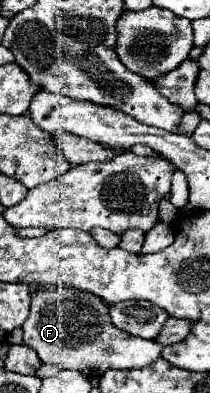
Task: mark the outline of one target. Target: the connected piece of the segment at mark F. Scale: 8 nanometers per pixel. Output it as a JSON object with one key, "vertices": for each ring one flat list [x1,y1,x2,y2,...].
{"vertices":[[50,285,50,289,44,287,34,291,30,313,22,331,24,343,38,353,42,363,52,363,60,369,76,369,88,377,108,369,148,367,162,355,164,349,158,341,144,341,142,337,120,331,110,319,108,305,100,297,76,287]]}

